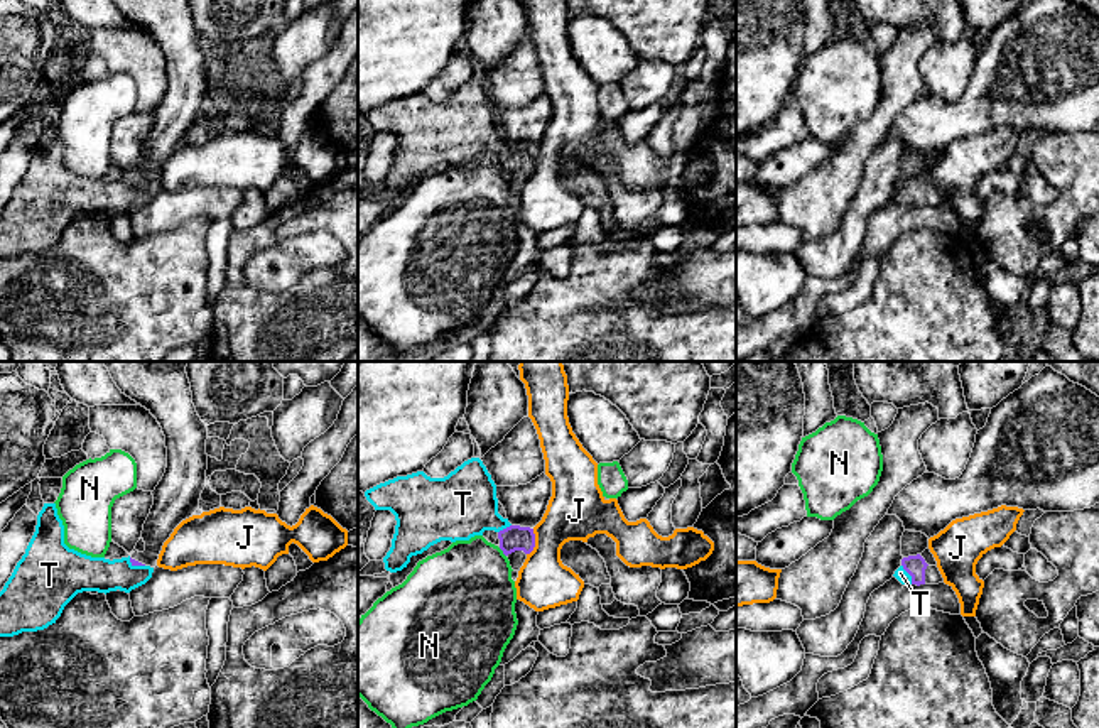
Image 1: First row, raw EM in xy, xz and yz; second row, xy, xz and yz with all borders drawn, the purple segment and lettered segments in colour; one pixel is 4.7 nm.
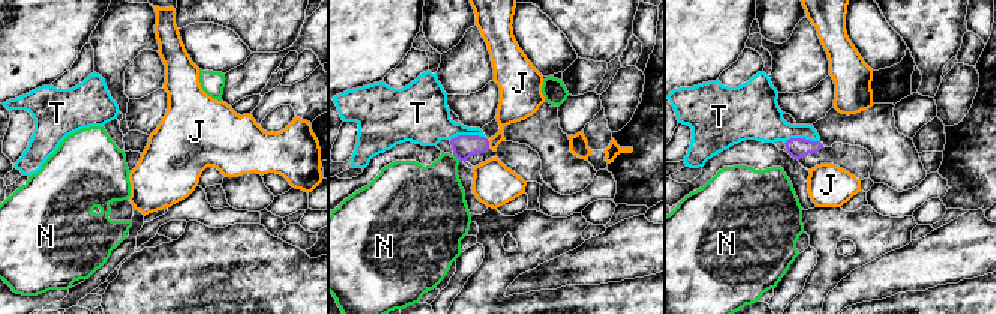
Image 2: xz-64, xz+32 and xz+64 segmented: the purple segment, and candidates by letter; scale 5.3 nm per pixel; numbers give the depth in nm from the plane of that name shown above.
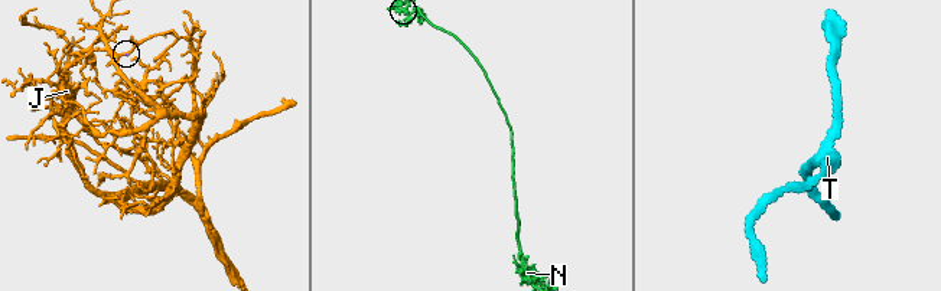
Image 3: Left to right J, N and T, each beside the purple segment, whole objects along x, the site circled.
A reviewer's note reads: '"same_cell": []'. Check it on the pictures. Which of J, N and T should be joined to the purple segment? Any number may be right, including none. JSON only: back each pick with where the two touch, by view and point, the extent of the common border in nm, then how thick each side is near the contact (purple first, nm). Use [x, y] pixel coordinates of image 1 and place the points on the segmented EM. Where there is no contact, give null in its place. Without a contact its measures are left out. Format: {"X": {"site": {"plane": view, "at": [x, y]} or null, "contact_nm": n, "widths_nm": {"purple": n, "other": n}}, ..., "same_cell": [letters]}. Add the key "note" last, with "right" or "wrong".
{"T": {"site": {"plane": "yz", "at": [909, 573]}, "contact_nm": 110, "widths_nm": {"purple": 100, "other": 60}}, "same_cell": ["T"], "note": "wrong"}

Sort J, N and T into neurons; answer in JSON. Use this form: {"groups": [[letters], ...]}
{"groups": [["J"], ["N"], ["T"]]}

